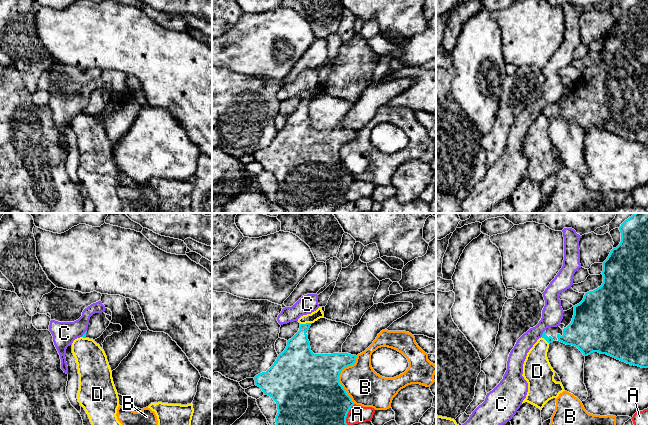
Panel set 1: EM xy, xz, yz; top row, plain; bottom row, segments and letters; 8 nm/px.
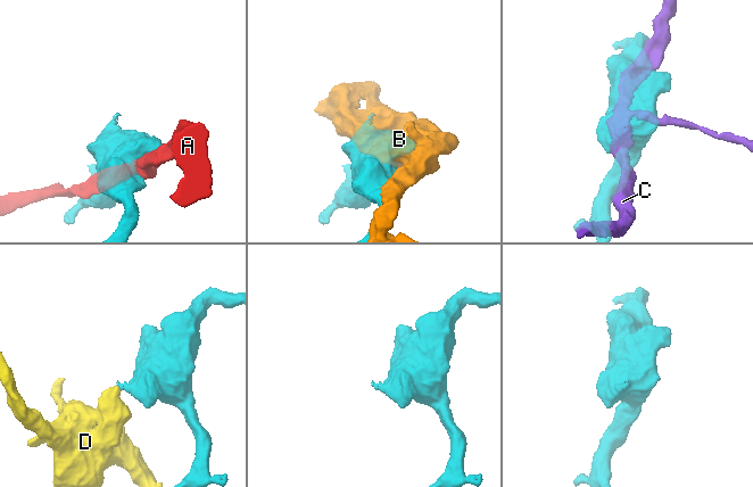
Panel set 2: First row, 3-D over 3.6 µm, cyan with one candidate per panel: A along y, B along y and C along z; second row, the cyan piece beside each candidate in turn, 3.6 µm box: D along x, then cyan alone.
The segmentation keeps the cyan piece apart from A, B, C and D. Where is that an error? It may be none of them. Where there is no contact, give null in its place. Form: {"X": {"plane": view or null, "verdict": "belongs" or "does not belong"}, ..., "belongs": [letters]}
{"A": {"plane": "xz", "verdict": "does not belong"}, "B": {"plane": "xz", "verdict": "does not belong"}, "C": {"plane": "yz", "verdict": "does not belong"}, "D": {"plane": "xz", "verdict": "does not belong"}, "belongs": []}

